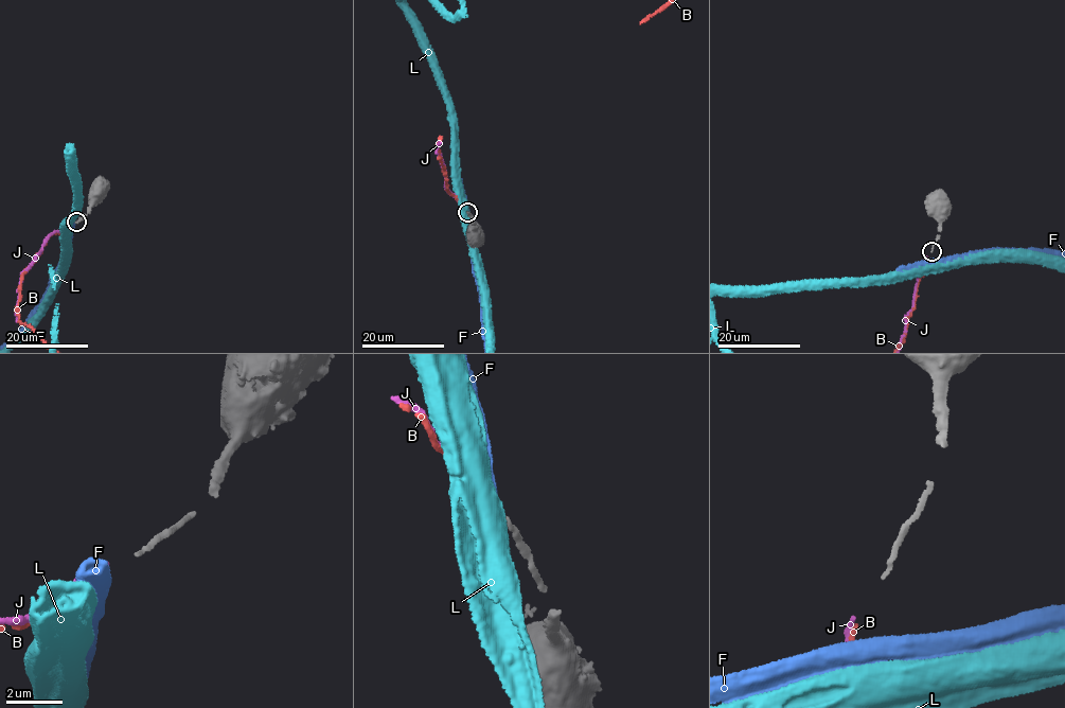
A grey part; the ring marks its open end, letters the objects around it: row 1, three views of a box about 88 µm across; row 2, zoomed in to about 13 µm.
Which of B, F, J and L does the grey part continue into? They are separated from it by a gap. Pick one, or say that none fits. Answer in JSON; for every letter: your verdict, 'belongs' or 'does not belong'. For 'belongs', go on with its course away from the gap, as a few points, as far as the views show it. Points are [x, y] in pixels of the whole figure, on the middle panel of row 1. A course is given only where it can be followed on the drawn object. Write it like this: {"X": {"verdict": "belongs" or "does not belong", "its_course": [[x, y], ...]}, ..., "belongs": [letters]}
{"B": {"verdict": "does not belong"}, "F": {"verdict": "does not belong"}, "J": {"verdict": "does not belong"}, "L": {"verdict": "does not belong"}, "belongs": []}

